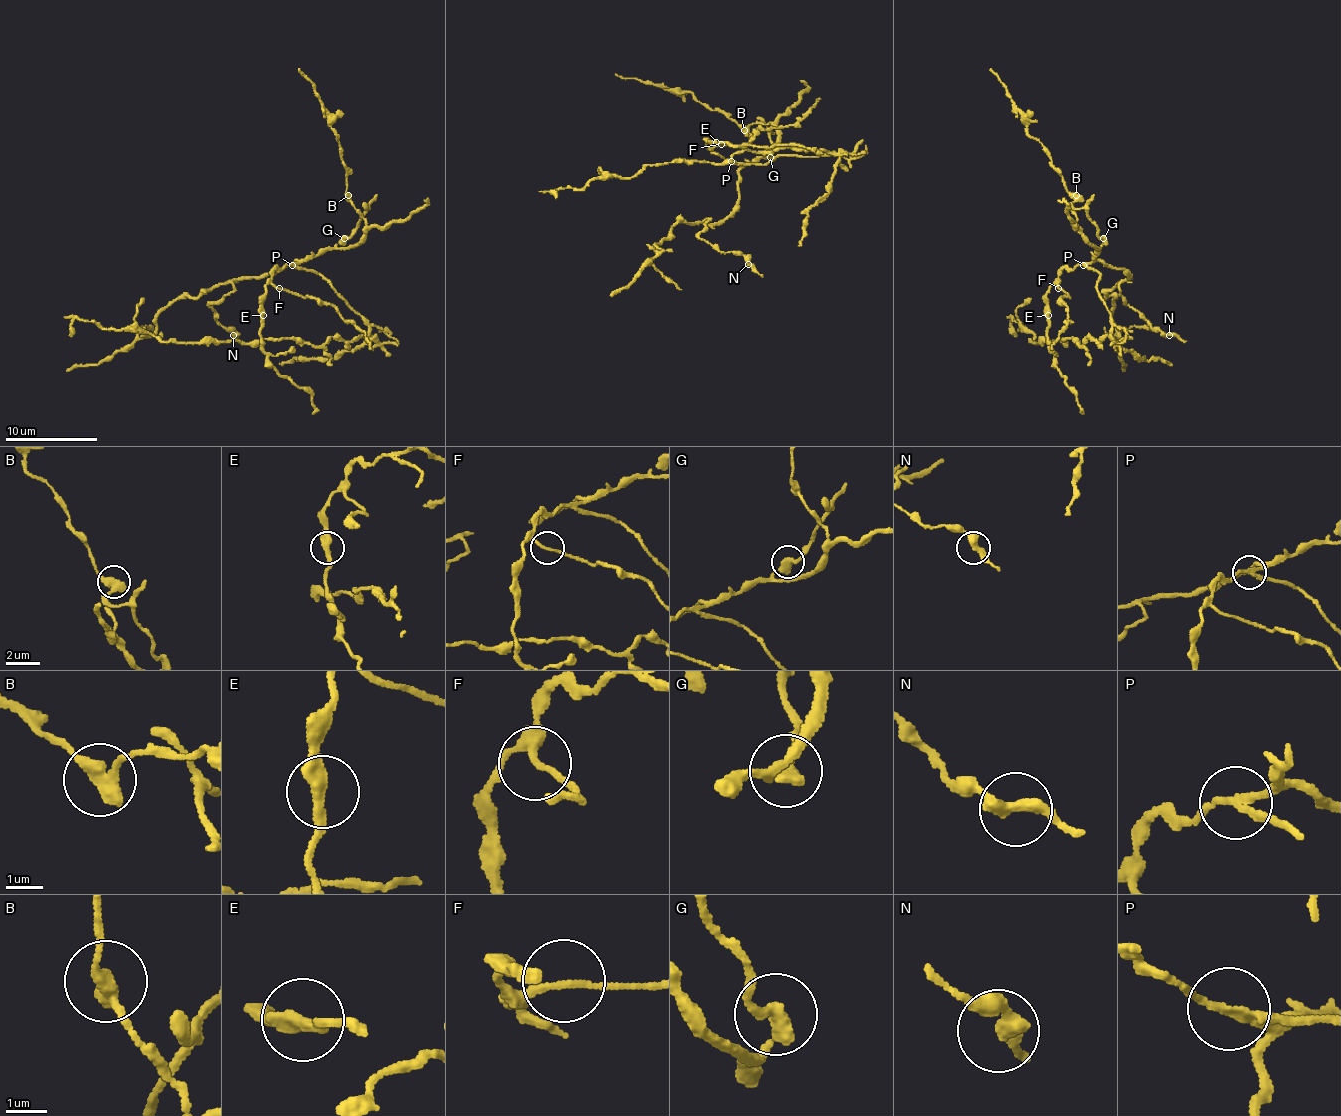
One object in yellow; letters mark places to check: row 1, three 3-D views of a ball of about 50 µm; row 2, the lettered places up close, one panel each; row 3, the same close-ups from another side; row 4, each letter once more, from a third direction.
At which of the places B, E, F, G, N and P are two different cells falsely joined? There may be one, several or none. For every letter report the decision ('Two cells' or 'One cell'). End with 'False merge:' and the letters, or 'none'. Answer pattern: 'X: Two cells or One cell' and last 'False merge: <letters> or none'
B: Two cells
E: One cell
F: One cell
G: Two cells
N: One cell
P: Two cells
False merge: B, G, P

